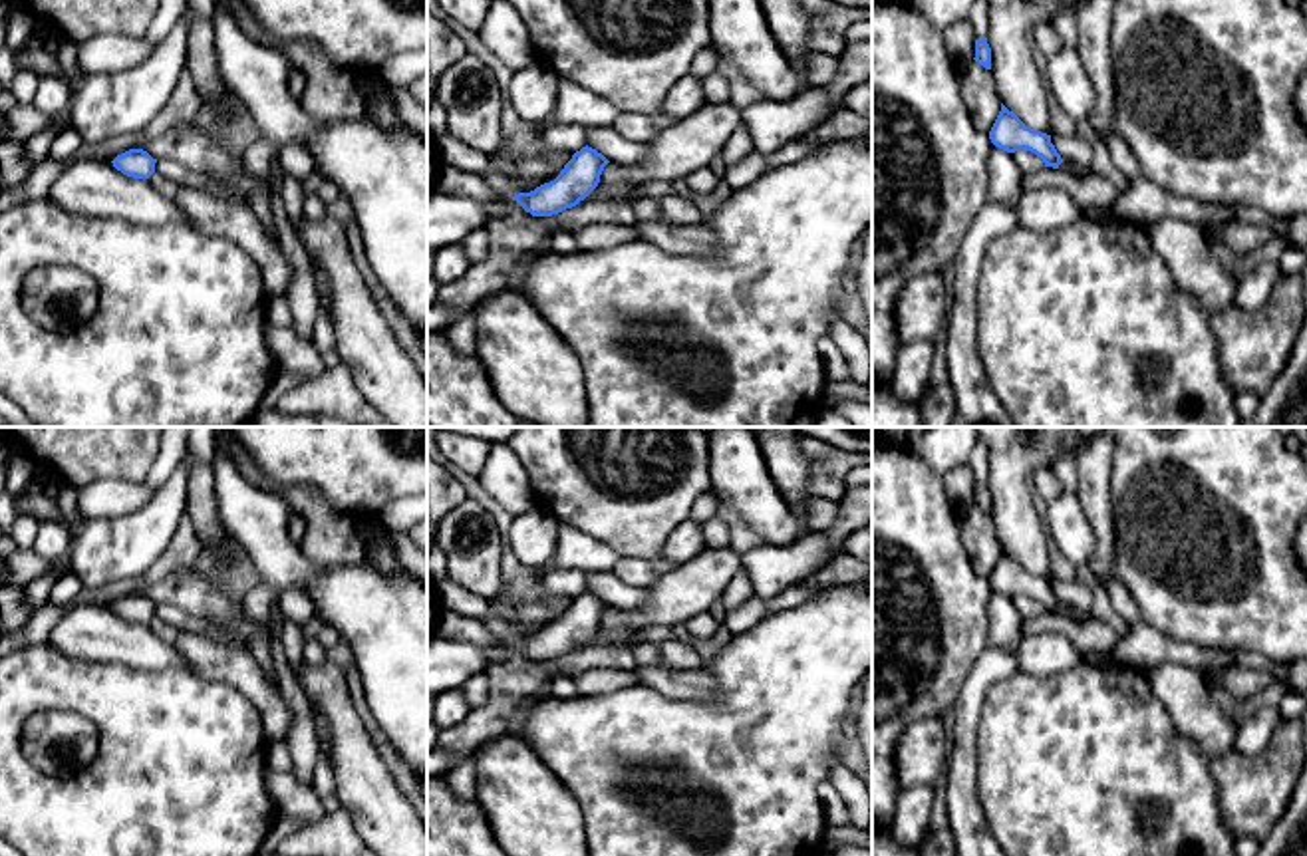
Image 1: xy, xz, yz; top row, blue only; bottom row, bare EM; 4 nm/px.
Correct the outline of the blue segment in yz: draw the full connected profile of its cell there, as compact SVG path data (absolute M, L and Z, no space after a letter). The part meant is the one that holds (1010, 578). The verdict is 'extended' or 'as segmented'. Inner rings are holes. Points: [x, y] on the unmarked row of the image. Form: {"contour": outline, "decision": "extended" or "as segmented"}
{"contour": "M1001 548L1001 556L989 576L989 584L995 592L1015 598L1027 594L1043 604L1045 612L1059 614L1063 608L1051 580L1027 572L1013 556Z", "decision": "as segmented"}

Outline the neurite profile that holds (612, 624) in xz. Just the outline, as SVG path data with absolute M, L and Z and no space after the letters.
M608 608L600 620L602 632L608 636L610 645L634 647L638 630L632 630L624 622L624 614L616 608Z

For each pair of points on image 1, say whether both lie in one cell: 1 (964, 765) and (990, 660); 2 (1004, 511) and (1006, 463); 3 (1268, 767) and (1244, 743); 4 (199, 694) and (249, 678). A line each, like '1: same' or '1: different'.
1: same
2: same
3: different
4: different

